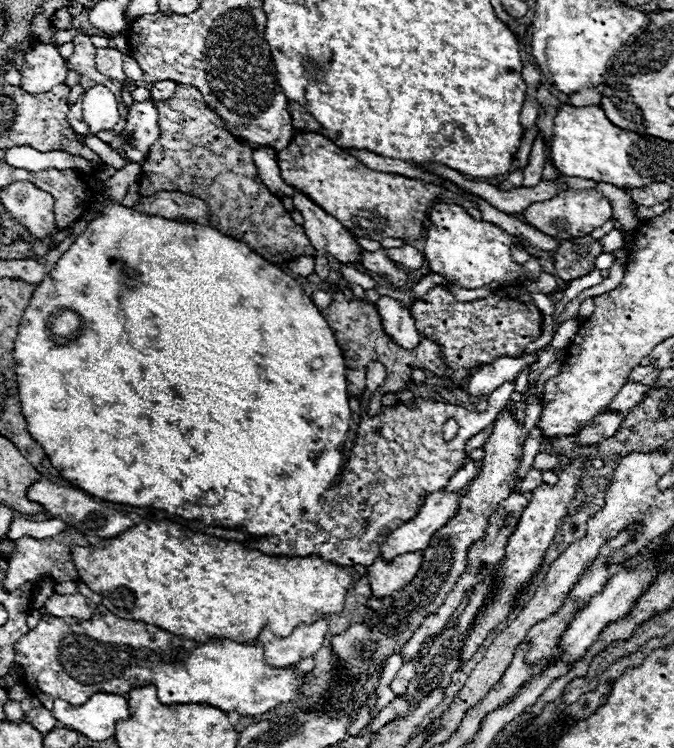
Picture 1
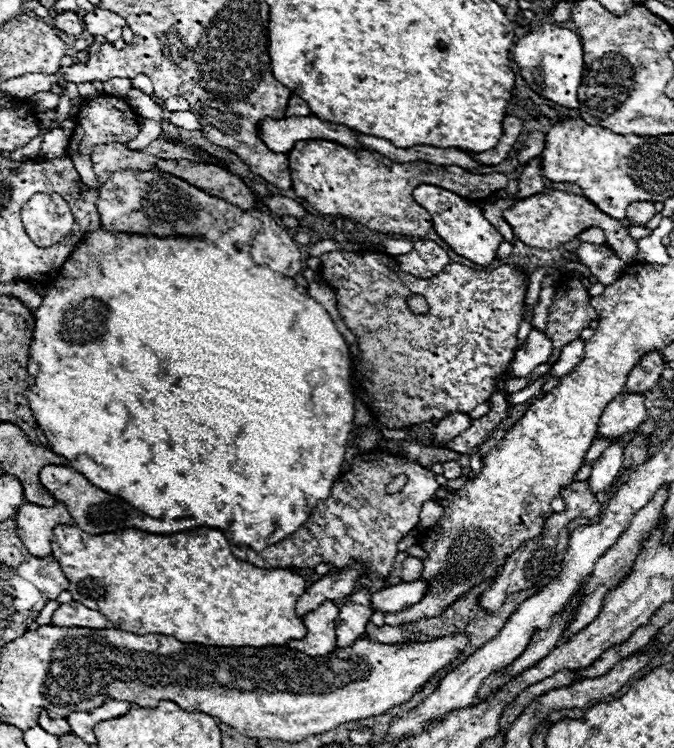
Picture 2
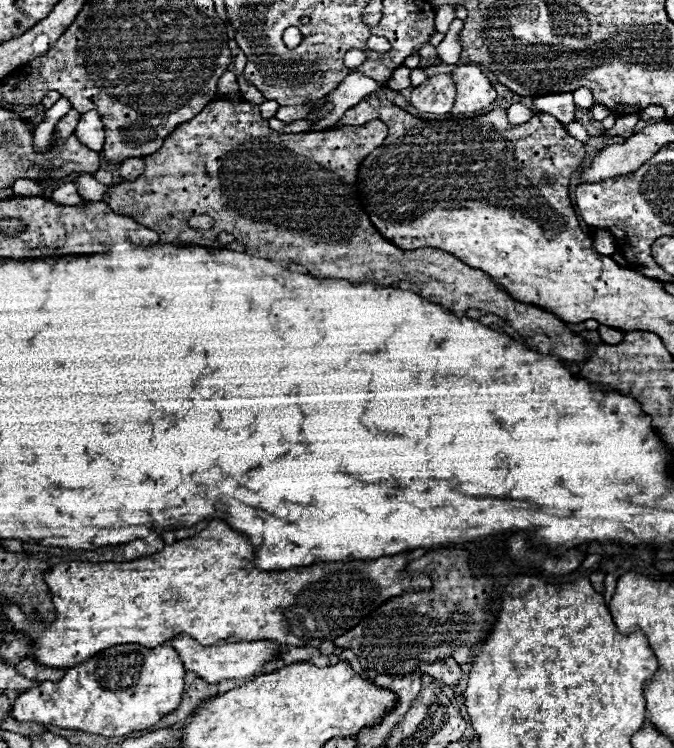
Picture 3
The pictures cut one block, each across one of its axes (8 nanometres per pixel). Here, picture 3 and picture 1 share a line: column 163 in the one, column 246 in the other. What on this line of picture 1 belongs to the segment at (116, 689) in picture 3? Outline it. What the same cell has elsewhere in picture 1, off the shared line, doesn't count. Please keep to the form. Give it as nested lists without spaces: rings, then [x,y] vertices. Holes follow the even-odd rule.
[[[98,606],[94,616],[86,622],[68,624],[68,618],[42,616],[38,626],[24,634],[16,644],[16,664],[22,668],[22,680],[26,692],[46,708],[54,706],[54,700],[62,700],[80,706],[96,692],[126,694],[144,682],[156,686],[158,700],[170,704],[208,704],[222,712],[238,712],[240,716],[260,716],[274,710],[280,704],[292,702],[300,696],[304,674],[296,674],[294,668],[268,668],[264,662],[264,650],[260,646],[236,644],[230,640],[220,642],[196,642],[146,622],[128,622],[114,616],[108,608]]]

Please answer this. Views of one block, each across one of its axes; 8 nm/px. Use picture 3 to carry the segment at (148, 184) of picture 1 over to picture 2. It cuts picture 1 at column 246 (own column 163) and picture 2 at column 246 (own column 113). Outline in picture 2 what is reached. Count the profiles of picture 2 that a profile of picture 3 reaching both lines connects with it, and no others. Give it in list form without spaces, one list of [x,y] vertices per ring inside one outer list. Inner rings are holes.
[[[158,160],[156,164],[162,172],[170,172],[204,192],[218,196],[238,208],[258,208],[258,200],[254,192],[232,172],[214,164],[194,164],[186,160]]]

